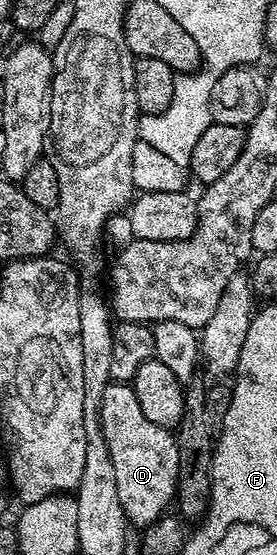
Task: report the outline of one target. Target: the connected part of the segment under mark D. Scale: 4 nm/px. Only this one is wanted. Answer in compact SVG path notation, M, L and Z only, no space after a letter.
M111 381L100 404L102 435L116 467L116 488L131 527L147 528L171 509L178 492L178 444L175 435L152 424L136 400L133 385Z

